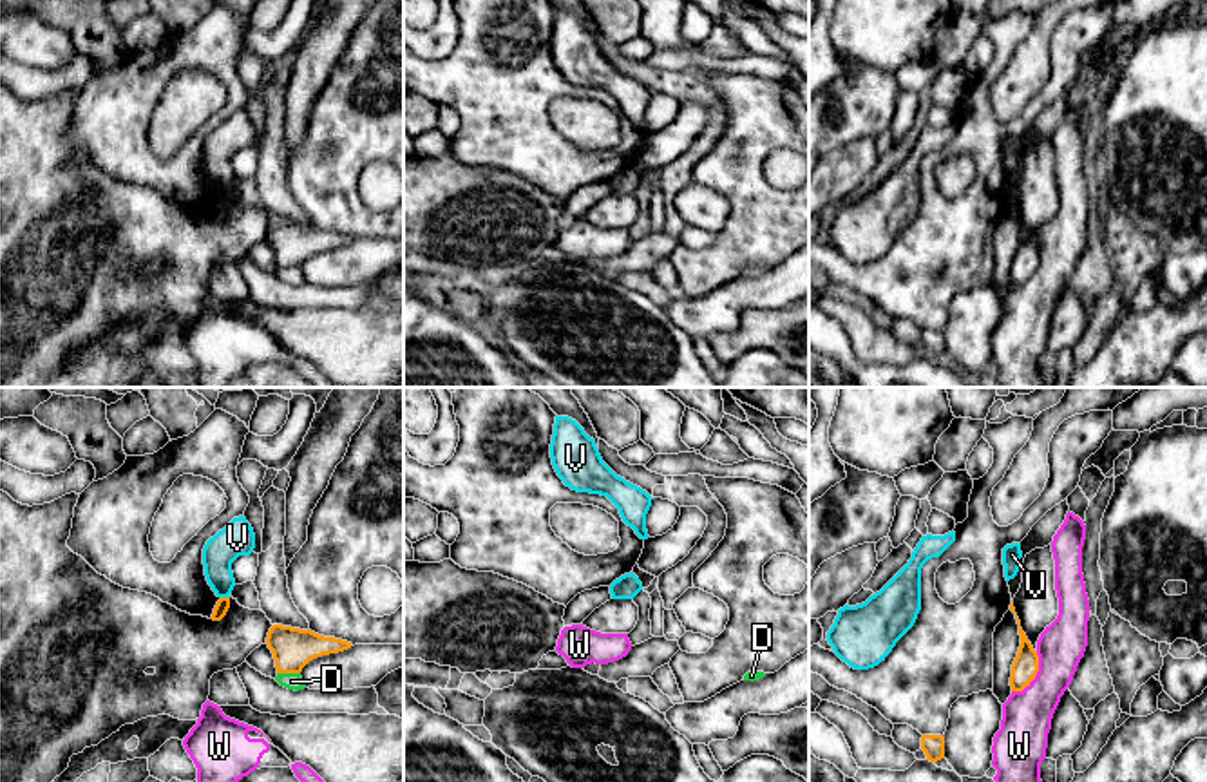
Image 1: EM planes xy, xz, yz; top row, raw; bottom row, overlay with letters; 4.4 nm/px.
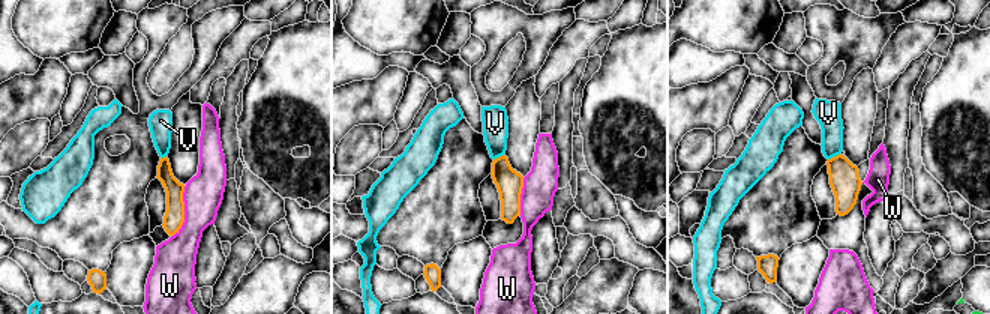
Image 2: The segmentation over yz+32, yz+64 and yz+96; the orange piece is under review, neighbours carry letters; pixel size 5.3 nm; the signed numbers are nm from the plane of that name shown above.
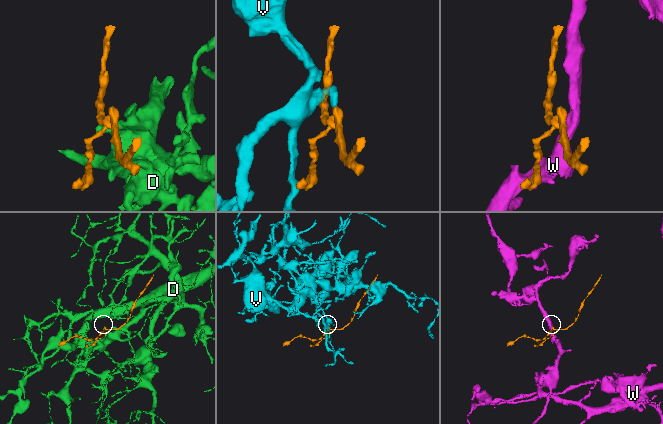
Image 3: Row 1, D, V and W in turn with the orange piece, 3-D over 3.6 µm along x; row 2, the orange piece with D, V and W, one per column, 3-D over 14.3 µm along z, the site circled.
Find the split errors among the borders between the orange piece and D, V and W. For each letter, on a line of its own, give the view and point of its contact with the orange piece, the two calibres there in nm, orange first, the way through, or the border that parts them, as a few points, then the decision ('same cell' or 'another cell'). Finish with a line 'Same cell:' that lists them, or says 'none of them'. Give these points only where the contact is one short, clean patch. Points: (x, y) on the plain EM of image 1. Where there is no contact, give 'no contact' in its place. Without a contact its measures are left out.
D: meets orange in xy at (288, 267); 180 nm thick on the orange side, 80 nm on the other; another cell
V: meets orange in xy at (225, 192); 60 nm thick on the orange side, 150 nm on the other; border along xy (221, 190), (228, 192); another cell
W: meets orange in yz at (1035, 268); 120 nm thick on the orange side, 220 nm on the other; border along yz (1037, 247), (1037, 268), (1021, 285), (1012, 286); another cell
Same cell: none of them

